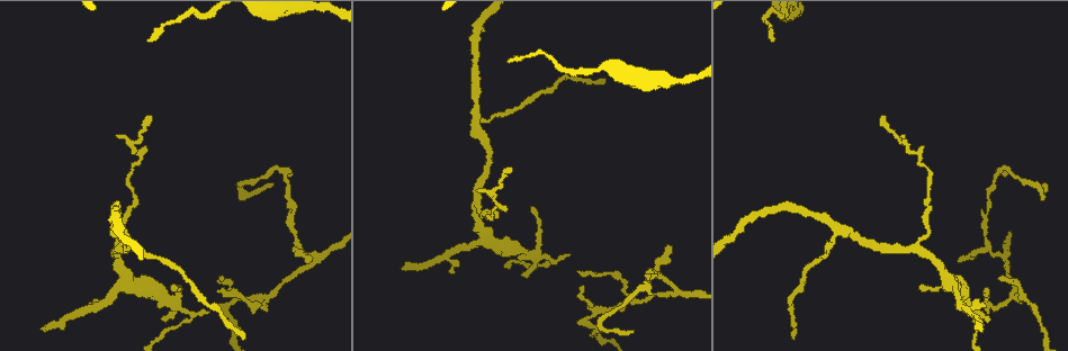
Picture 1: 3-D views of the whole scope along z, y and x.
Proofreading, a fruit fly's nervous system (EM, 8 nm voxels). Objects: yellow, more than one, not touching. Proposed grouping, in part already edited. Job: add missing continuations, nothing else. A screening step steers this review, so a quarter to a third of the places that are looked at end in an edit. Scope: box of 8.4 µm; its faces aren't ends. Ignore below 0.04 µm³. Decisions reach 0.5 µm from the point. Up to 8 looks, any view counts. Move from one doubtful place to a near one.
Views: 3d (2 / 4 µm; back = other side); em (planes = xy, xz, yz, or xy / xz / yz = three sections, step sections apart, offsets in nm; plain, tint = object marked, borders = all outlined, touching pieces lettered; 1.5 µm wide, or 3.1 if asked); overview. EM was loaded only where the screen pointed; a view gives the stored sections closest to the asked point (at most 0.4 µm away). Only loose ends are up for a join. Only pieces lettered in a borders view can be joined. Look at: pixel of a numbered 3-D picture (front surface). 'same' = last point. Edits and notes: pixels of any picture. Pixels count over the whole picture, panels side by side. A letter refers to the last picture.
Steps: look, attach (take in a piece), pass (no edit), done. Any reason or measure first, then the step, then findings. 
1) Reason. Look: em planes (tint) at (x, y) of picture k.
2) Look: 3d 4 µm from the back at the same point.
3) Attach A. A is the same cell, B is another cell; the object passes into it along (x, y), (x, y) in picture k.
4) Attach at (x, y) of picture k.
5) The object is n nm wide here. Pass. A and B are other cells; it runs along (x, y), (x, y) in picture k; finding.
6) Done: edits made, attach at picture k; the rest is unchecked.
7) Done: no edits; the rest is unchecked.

Free end. Look: em xy step 4 (tint) at (578, 270) of picture 1.

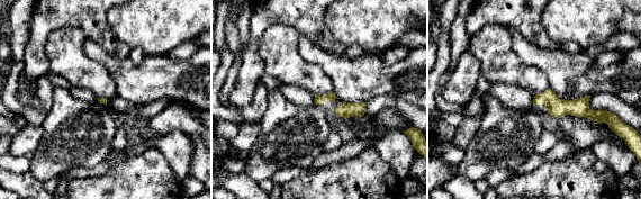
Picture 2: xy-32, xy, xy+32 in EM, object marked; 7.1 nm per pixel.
Look: em xy step 4 (borders) at the same point.

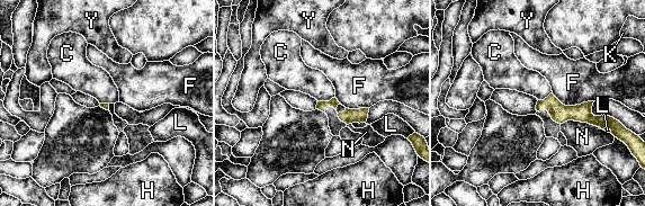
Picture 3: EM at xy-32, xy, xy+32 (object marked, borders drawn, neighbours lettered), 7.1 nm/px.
The longest contact is with F, 320 nm. Pass. C, F, H, K, L, N and Y are other cells; it runs along (538, 107), (603, 121) in picture 3; no lettered piece goes on from it.

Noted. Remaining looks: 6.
End of a long branch. Look: 3d 2 µm from the back at (508, 62) of picture 1.

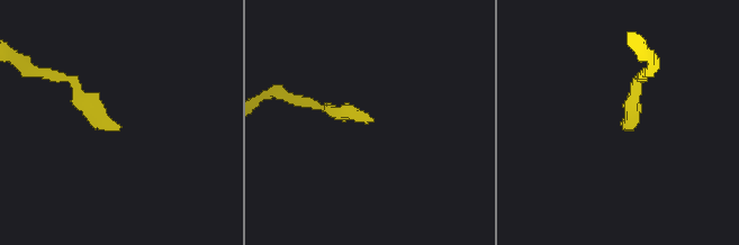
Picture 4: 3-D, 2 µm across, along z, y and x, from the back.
Look: em xz step 8 (borders) at (369, 120) of picture 4.

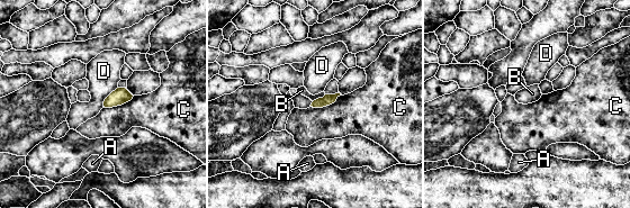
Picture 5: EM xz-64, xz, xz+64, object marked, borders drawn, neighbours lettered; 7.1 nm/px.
The object is 80 nm wide here. Pass. A, B, C and D are other cells; a border runs along (341, 95), (329, 105), (311, 107) in picture 5; no lettered piece goes on from it.

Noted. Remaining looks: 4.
Branch stops here. Look: 3d 4 µm at (41, 327) of picture 1.

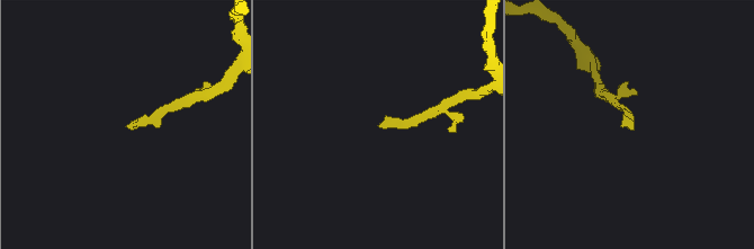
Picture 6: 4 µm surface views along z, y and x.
Now the EM. Look: em planes (plain) at (631, 126) of picture 6.

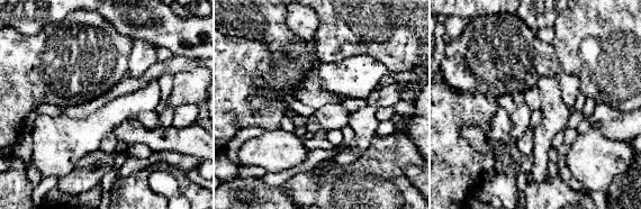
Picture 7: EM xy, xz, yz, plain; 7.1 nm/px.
Look: em planes (borders) at the same point.

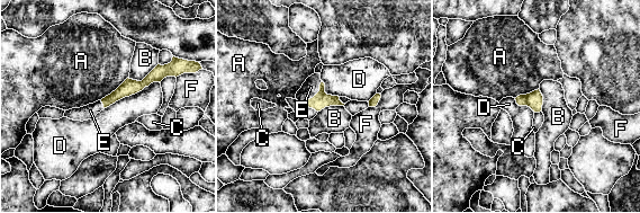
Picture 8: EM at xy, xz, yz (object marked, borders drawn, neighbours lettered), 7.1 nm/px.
The longest contact is with D, 440 nm. Attach E. E is the same cell, A, B, C, D and F are other cells; the object passes into it along (321, 100), (316, 94), (311, 87) in picture 8; the cell continues.

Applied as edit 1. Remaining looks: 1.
Done: edits made, attach at picture 8; the rest is unchecked.

